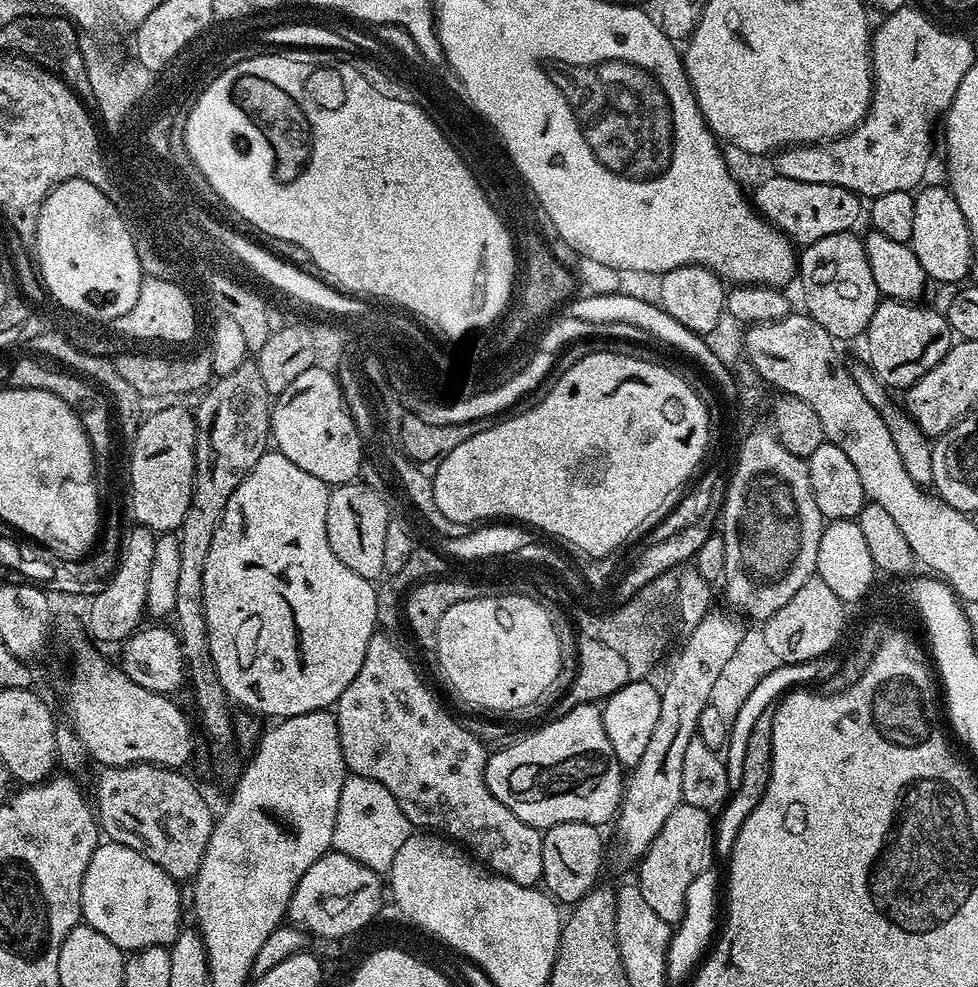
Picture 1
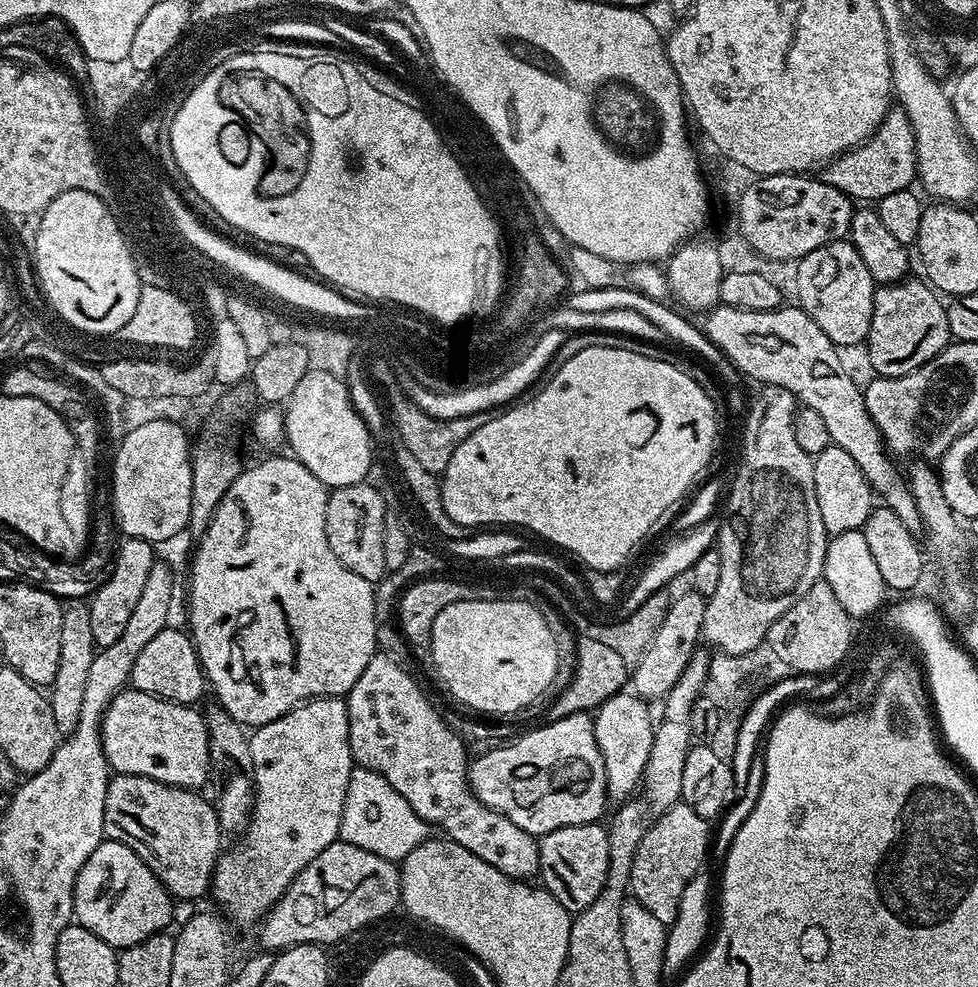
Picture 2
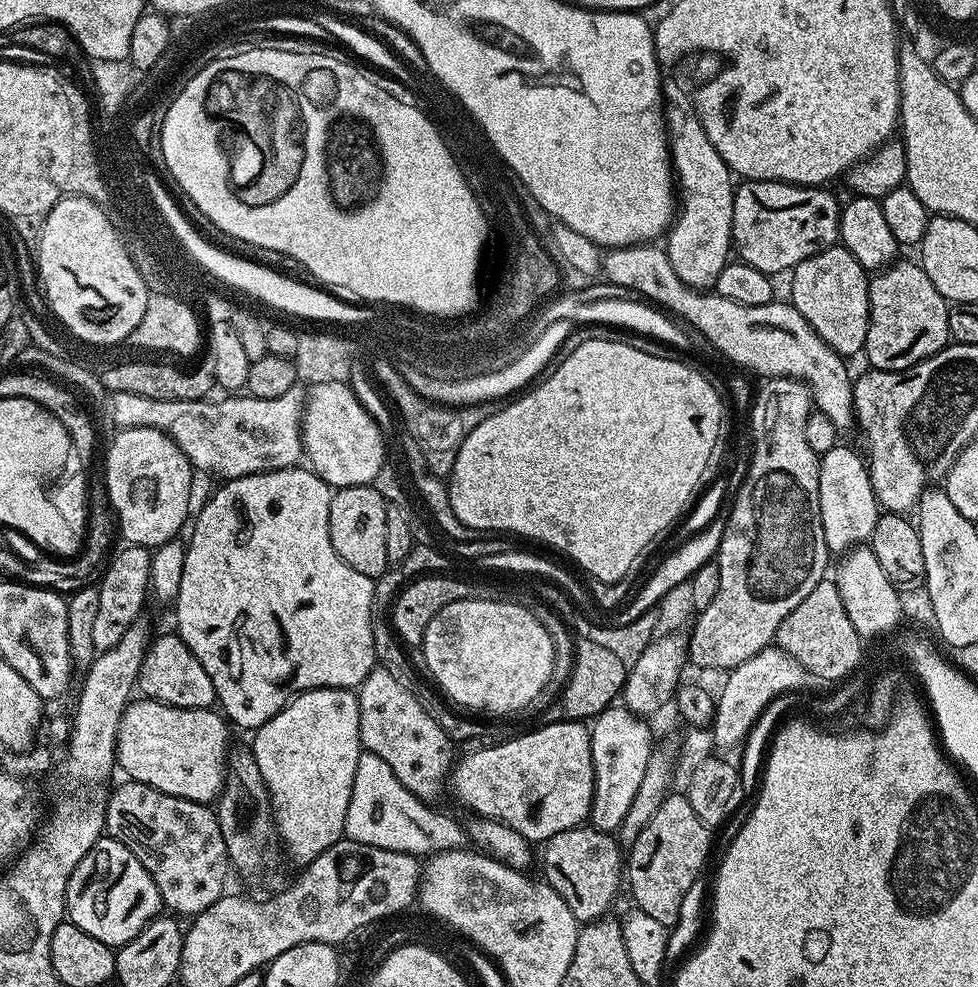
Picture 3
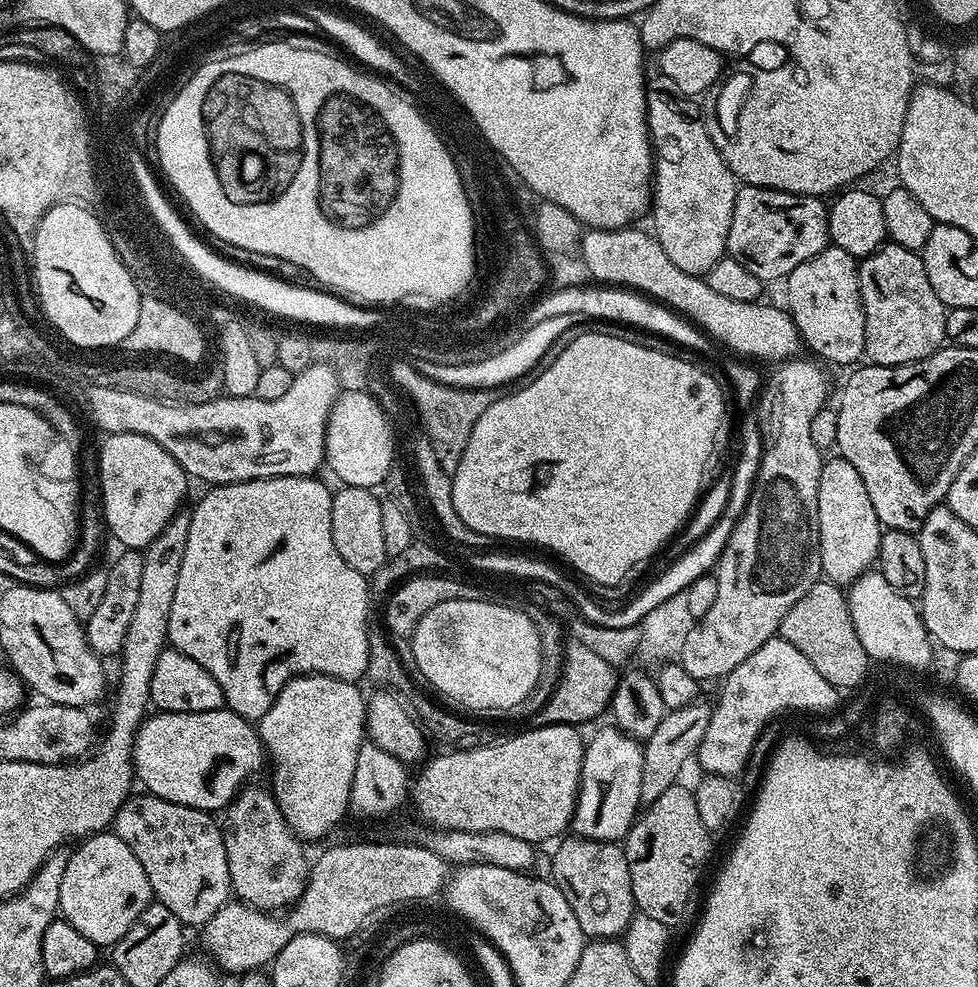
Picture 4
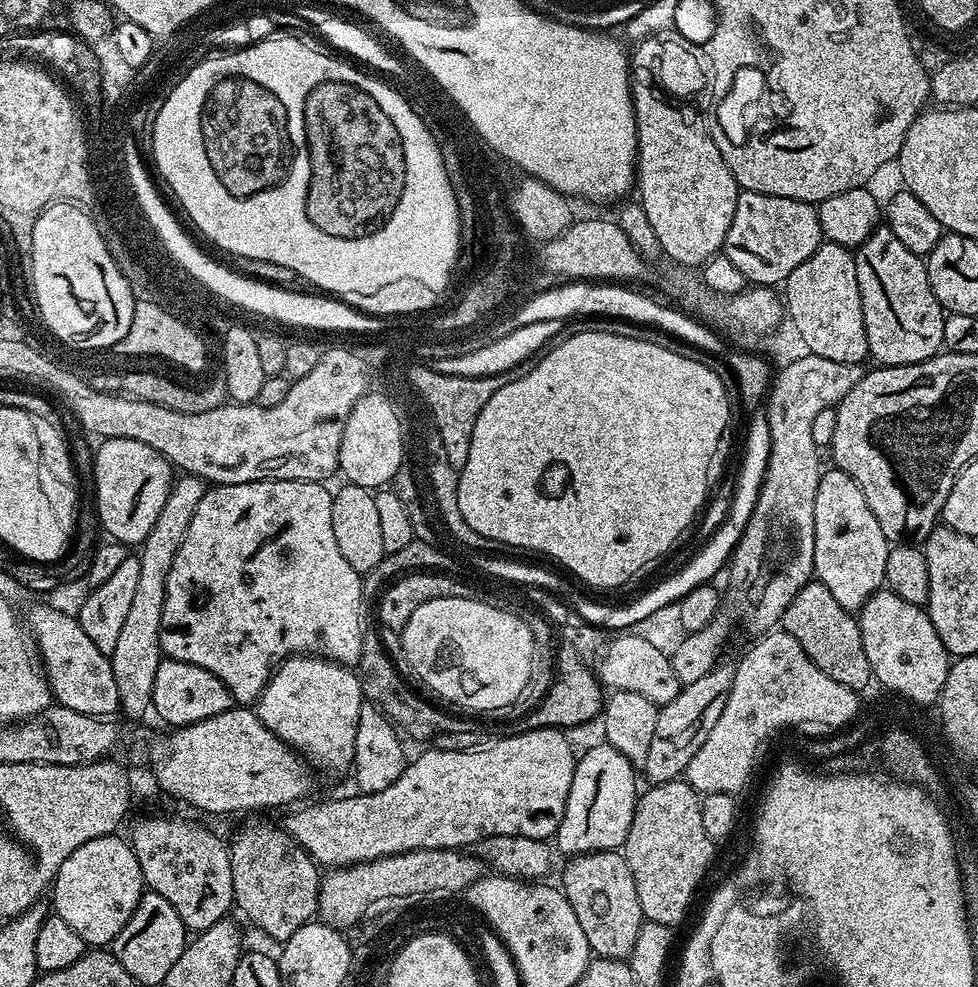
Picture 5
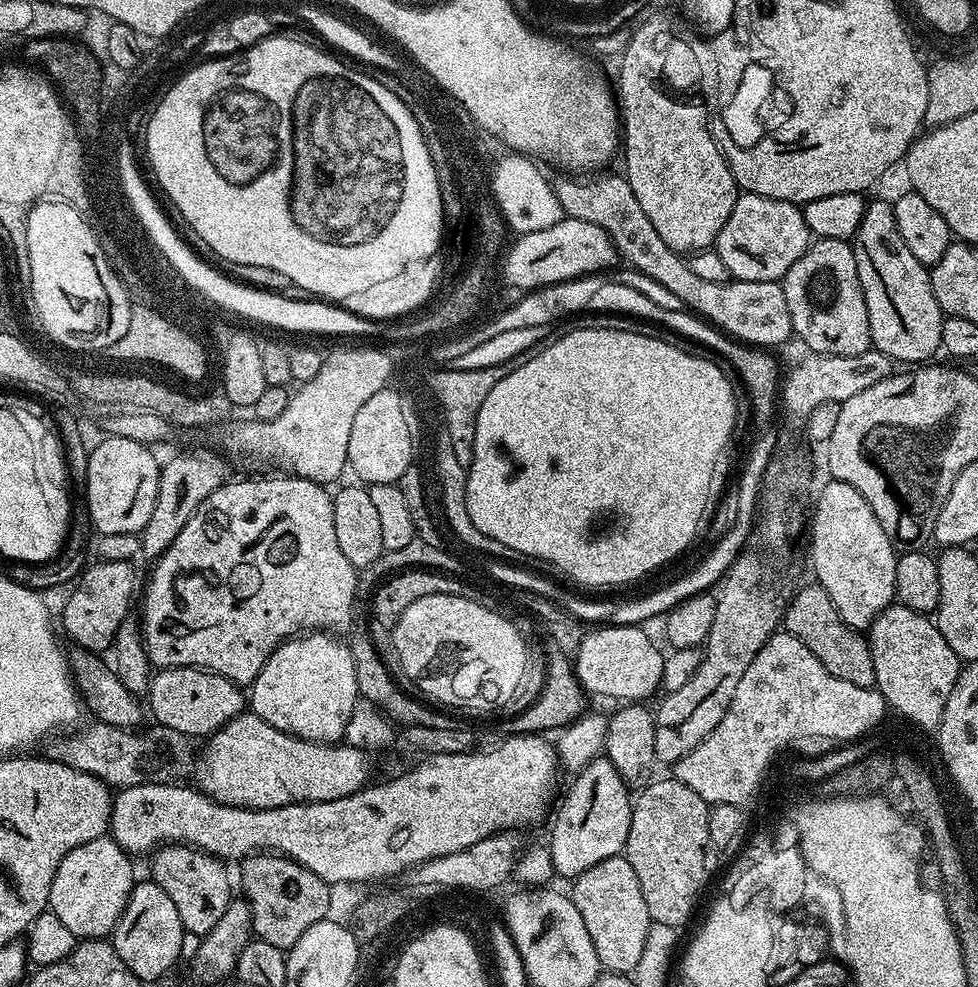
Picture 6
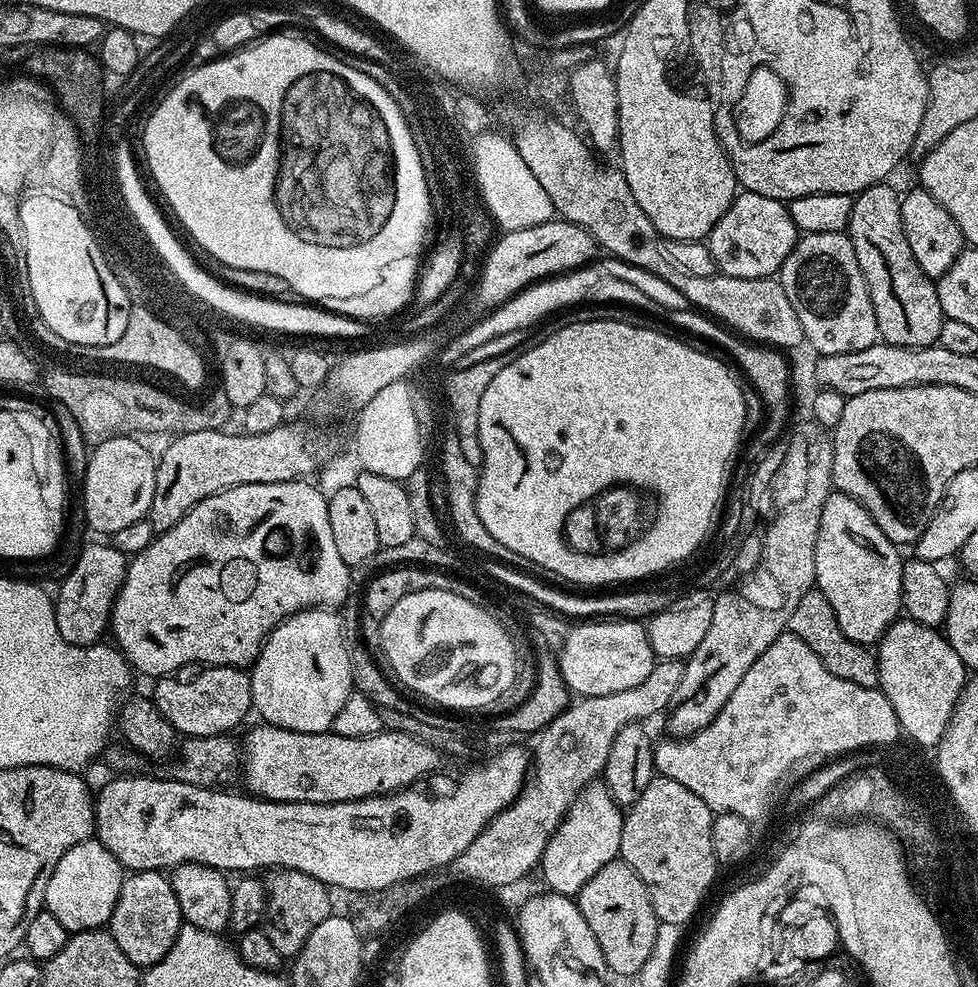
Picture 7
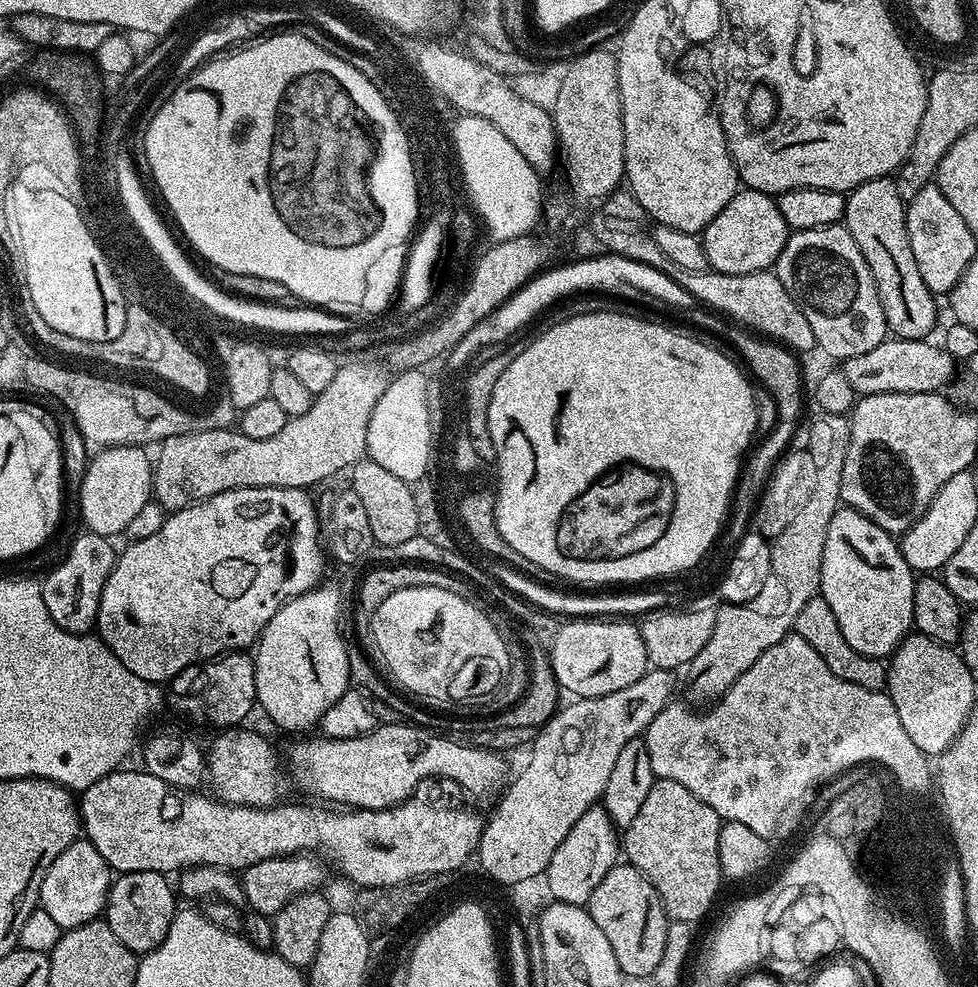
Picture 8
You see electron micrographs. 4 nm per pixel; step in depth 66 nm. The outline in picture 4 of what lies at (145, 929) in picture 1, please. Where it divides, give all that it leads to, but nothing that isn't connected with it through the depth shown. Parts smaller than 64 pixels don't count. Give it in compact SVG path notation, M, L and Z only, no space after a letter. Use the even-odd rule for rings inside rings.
M115 831L97 832L87 837L80 846L64 862L59 915L97 946L117 944L126 930L134 926L138 914L142 914L142 910L153 903L148 875L146 870L142 870L142 862L134 858L134 850L130 850L130 846L126 846L126 842L122 842Z

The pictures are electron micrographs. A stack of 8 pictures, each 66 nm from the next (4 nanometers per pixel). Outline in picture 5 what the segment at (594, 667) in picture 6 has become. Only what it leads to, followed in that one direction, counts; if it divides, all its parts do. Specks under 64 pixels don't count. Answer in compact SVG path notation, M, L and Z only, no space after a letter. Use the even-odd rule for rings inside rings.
M635 634L617 636L620 636L617 640L607 641L606 647L598 656L598 661L600 660L598 677L603 687L618 692L642 694L644 698L655 700L660 706L670 703L680 693L682 687L678 674L674 674L671 656L662 654L652 643ZM656 675L660 675L657 680Z

